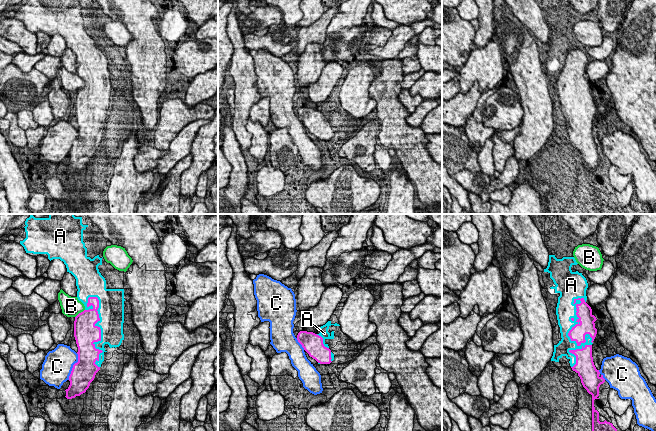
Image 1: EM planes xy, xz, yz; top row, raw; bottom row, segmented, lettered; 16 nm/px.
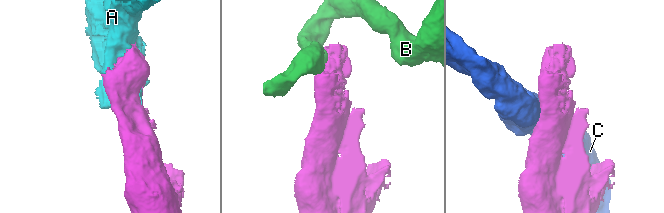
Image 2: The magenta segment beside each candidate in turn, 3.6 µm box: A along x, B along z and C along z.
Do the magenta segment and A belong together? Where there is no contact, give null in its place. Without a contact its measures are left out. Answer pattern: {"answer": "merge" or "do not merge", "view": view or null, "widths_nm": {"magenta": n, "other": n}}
{"answer": "merge", "view": "yz", "widths_nm": {"magenta": 240, "other": 240}}

